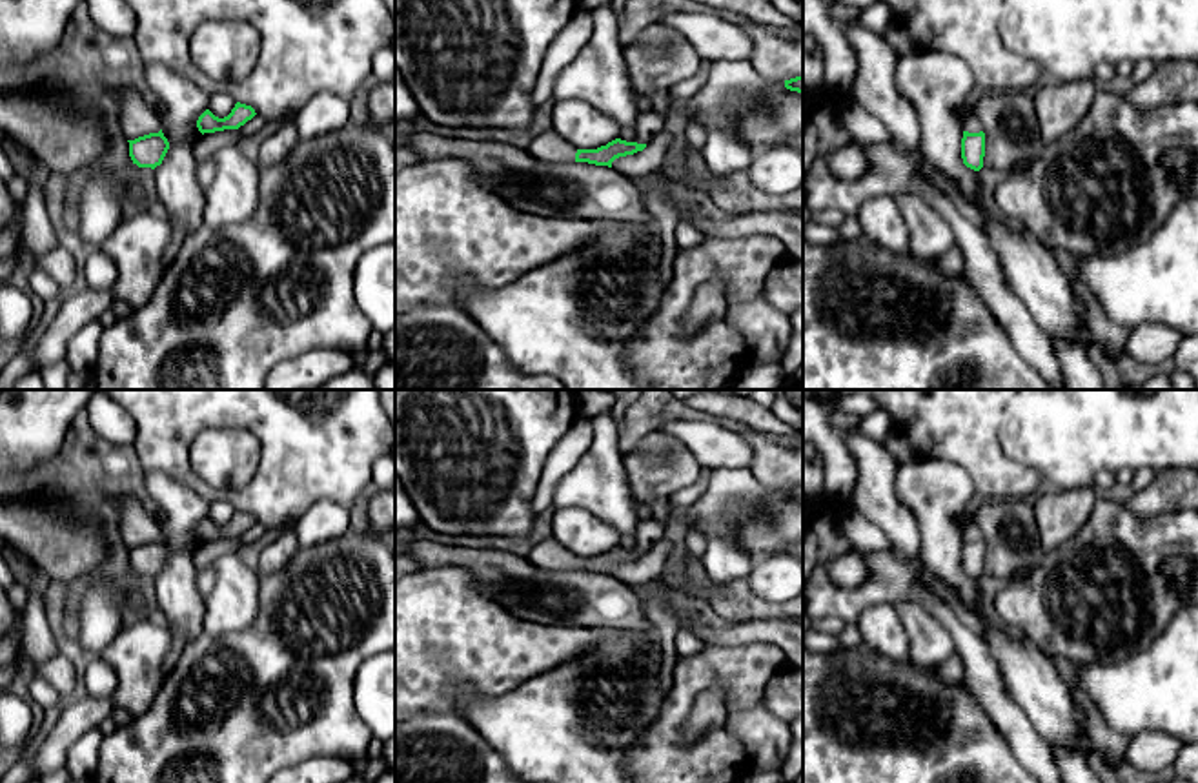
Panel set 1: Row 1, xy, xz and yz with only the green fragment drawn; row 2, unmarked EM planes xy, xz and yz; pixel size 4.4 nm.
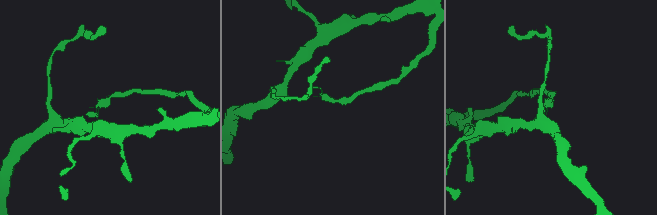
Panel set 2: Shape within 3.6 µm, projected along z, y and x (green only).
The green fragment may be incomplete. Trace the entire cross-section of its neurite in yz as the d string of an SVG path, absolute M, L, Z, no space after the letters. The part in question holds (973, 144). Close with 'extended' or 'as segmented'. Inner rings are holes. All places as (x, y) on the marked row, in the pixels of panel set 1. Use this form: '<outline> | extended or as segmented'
M972 109L963 117L961 158L963 164L974 171L983 168L985 133L980 118Z | extended

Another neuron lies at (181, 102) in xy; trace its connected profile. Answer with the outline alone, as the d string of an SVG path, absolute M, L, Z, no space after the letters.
M162 64L146 66L146 82L158 98L157 111L169 149L157 166L157 193L168 220L178 220L186 237L204 224L206 191L197 180L193 144L200 138L198 117L209 107L209 93Z

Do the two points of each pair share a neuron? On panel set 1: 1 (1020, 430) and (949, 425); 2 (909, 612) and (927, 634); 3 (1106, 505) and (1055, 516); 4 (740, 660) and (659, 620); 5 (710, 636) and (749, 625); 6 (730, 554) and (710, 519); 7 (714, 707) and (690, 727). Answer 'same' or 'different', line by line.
1: different
2: same
3: different
4: different
5: same
6: different
7: same

